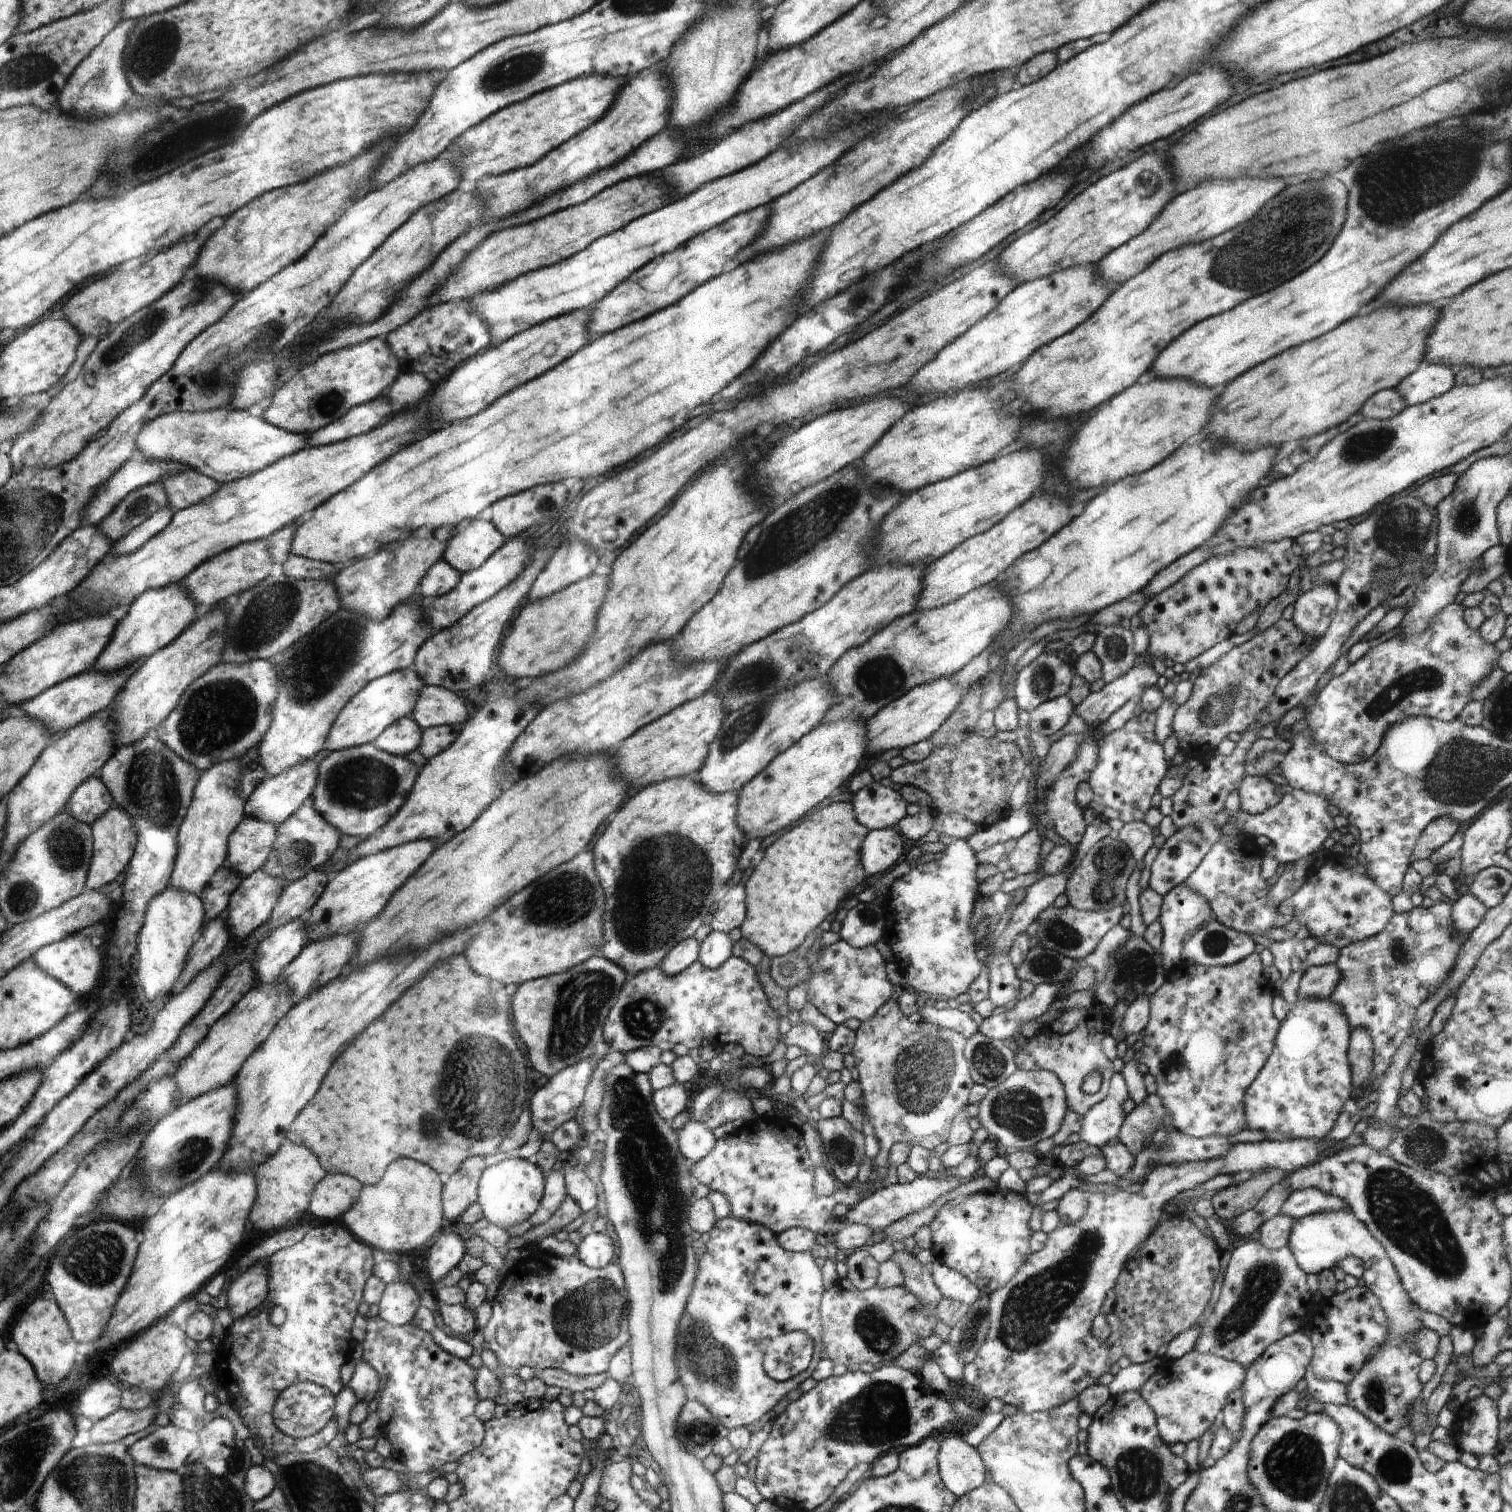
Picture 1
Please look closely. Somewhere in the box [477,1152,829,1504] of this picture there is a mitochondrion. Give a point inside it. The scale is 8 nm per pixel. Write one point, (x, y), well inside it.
(589, 1316)

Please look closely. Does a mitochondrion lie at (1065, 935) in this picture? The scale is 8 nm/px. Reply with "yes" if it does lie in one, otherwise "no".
yes

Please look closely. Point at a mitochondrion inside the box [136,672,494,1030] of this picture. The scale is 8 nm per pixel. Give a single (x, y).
(219, 714)

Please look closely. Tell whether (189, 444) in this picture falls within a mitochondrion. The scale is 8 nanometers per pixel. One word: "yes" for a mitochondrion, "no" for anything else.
no

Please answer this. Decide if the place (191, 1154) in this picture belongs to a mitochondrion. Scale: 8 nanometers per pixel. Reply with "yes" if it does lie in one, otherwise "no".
yes

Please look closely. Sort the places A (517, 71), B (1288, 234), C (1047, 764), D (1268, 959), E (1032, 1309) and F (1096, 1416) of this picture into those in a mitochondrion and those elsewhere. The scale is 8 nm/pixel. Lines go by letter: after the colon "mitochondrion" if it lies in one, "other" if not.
A: mitochondrion
B: mitochondrion
C: other
D: other
E: mitochondrion
F: other

